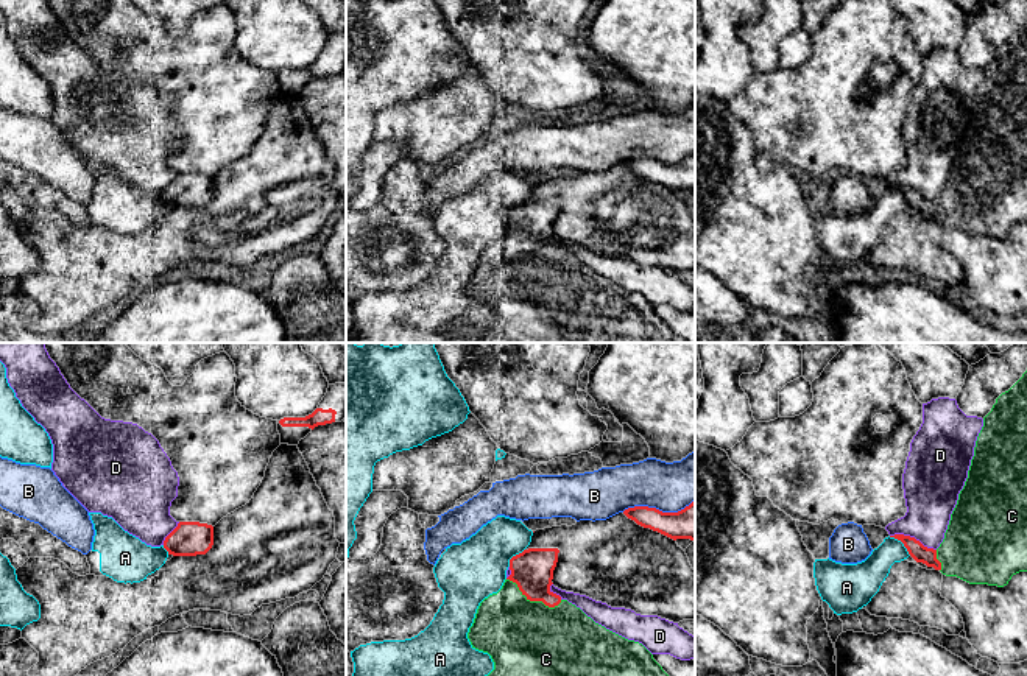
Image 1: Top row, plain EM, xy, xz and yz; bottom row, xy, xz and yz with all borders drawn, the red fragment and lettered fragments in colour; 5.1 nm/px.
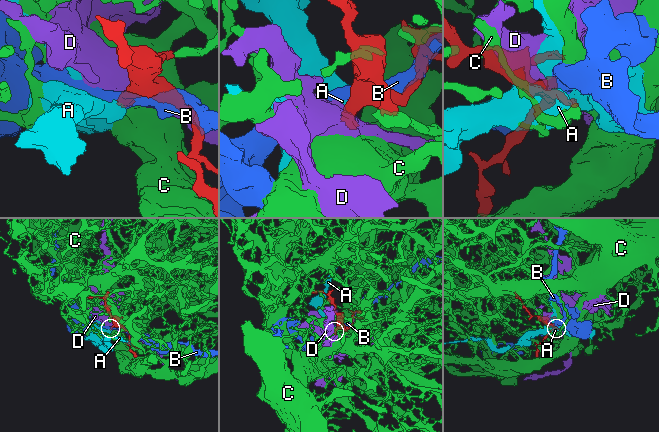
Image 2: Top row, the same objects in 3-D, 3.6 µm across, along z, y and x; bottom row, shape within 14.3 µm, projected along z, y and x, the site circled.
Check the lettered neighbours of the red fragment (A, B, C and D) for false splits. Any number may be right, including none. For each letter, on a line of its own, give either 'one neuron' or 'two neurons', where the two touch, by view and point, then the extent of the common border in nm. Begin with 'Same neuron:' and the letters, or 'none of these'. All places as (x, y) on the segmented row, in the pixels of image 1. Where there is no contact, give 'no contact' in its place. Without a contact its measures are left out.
Same neuron: C
A: two neurons | yz (901, 541) | 160 nm
B: two neurons | xz (658, 510) | 380 nm
C: one neuron | xz (533, 600) | 320 nm
D: two neurons | yz (914, 538) | 260 nm

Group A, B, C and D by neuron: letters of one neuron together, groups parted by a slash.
A / B / C / D

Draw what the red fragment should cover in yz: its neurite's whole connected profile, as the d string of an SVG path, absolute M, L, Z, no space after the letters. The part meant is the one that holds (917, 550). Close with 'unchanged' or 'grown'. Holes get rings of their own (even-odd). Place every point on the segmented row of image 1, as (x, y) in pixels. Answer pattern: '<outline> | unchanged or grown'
M1027 371L983 417L968 478L940 547L927 548L904 534L890 537L901 540L916 562L969 584L1004 587L1013 575L1027 572Z | grown

